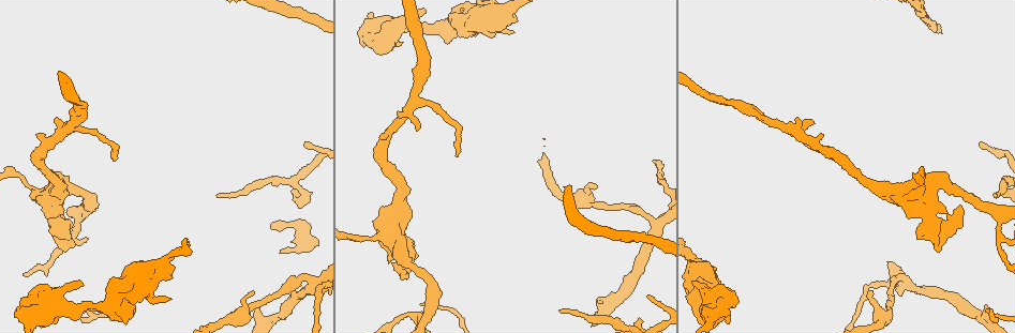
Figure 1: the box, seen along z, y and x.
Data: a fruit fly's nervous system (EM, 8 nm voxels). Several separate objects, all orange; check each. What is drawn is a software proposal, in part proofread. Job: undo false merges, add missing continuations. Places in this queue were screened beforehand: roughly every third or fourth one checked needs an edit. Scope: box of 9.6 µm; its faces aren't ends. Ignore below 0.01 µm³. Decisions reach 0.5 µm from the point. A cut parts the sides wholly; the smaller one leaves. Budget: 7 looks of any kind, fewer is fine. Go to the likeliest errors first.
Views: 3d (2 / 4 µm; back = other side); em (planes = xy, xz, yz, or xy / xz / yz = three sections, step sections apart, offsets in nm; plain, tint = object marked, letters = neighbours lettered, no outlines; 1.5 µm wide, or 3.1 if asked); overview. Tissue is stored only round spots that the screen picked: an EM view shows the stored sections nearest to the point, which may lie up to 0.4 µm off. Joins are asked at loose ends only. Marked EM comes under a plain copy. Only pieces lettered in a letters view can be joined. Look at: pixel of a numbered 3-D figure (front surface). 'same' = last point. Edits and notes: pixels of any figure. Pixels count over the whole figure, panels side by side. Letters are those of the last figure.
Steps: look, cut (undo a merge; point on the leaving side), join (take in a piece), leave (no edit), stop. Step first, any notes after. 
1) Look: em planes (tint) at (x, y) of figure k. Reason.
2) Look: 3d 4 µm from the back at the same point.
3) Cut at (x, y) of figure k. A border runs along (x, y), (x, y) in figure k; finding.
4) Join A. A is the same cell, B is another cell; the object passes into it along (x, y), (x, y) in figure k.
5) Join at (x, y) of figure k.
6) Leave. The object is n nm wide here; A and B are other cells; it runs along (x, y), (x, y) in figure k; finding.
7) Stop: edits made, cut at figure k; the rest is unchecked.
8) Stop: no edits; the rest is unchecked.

Look: em planes (tint) at (641, 320) of figure 1. Free end.

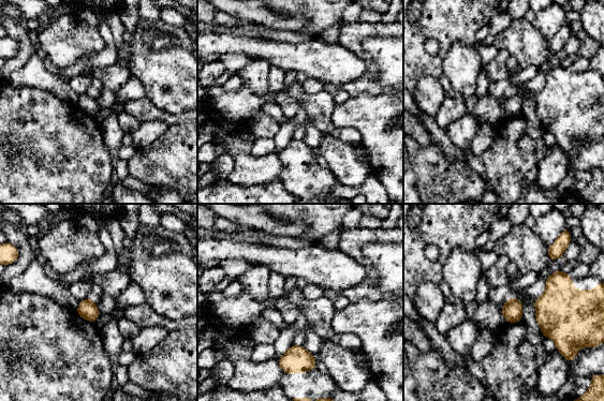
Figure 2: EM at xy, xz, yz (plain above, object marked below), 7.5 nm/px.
Look: em planes (letters) at the same point. See the neighbours.

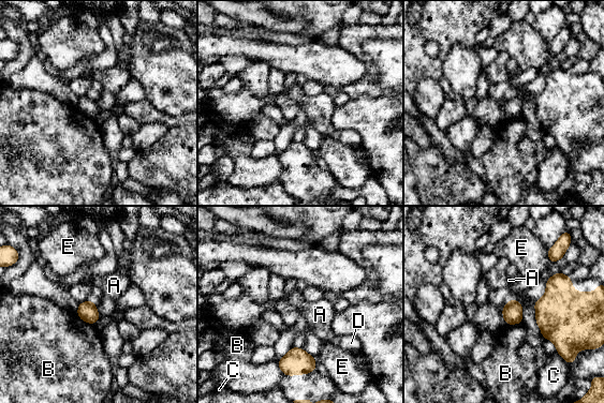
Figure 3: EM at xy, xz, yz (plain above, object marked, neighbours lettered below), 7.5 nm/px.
Leave. A, B, C, D and E are other cells; a border runs along (75, 313), (83, 321), (96, 324) in figure 3; none of them fits.

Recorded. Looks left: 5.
Look: em planes (letters) at (112, 158) of figure 1. Thin end.

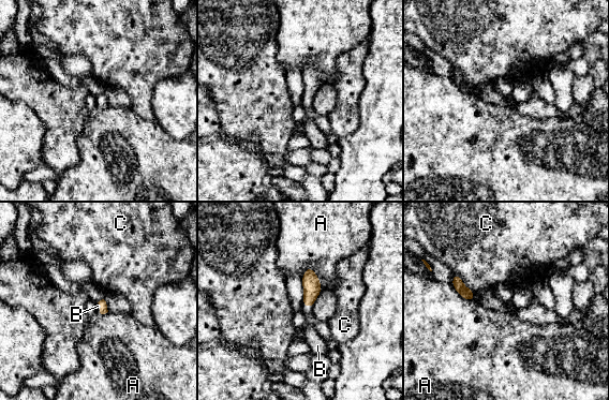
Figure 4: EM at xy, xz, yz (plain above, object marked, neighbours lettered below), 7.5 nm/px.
Join B. B is the same cell, A and C are other cells; it goes on there.

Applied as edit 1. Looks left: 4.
Look: em planes (letters) at (582, 200) of figure 1.

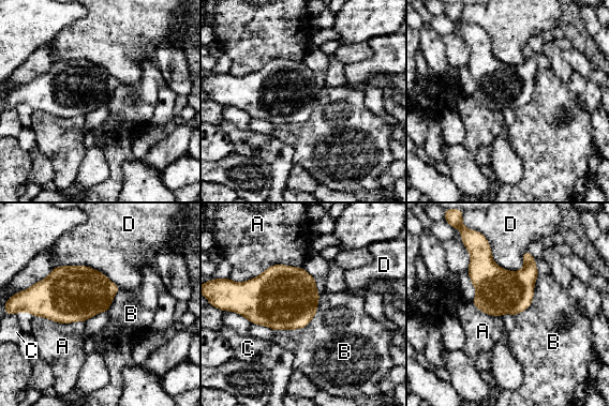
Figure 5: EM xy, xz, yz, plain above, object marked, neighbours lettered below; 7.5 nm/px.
Leave. The longest contact is with A, 550 nm; A, B, C and D are other cells; a border runs along (321, 295), (306, 326), (275, 331) in figure 5; all the same cell.

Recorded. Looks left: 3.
Stop: edits made, join at figure 4; the rest is unchecked.

